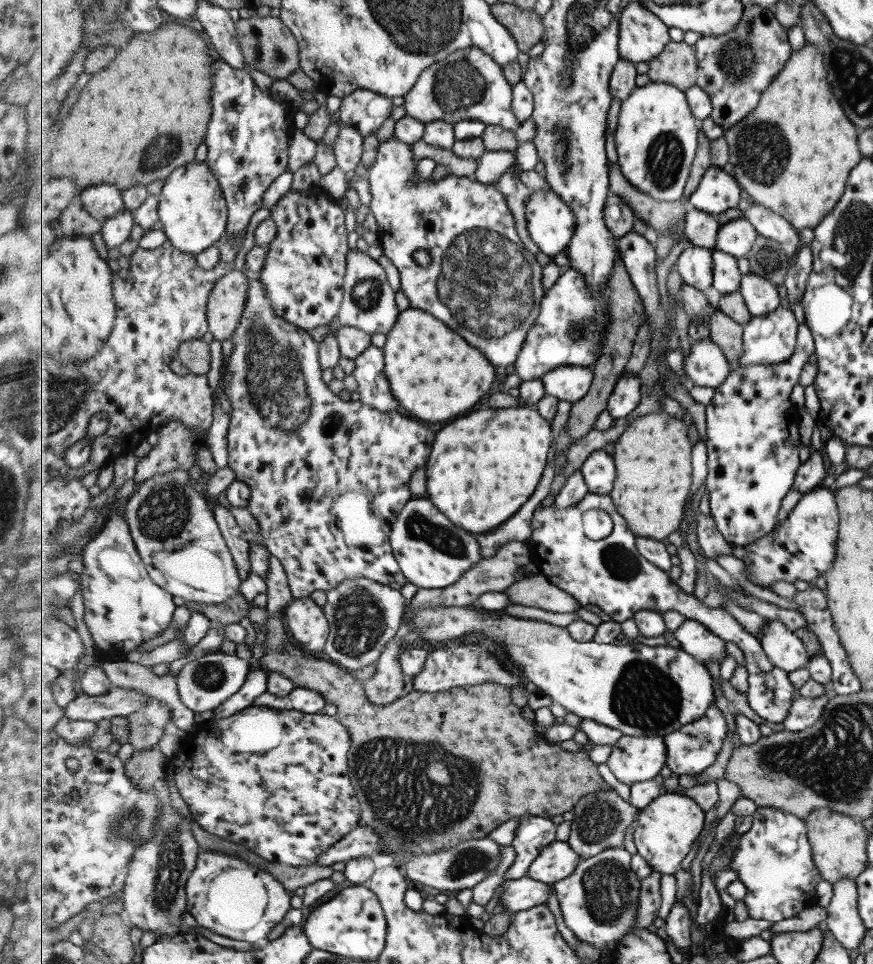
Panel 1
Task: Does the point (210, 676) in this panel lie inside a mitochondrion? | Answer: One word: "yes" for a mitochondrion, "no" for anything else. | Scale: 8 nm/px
yes

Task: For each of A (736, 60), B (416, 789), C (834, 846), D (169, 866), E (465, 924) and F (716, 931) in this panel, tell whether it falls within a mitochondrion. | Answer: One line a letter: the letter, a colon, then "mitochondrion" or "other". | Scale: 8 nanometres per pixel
A: mitochondrion
B: mitochondrion
C: other
D: mitochondrion
E: other
F: other

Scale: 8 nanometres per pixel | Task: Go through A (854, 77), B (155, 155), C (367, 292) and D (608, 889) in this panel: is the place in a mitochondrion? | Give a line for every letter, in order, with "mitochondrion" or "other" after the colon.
A: mitochondrion
B: mitochondrion
C: mitochondrion
D: mitochondrion

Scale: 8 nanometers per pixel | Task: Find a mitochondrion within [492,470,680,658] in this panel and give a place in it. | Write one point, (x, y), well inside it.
(621, 563)

